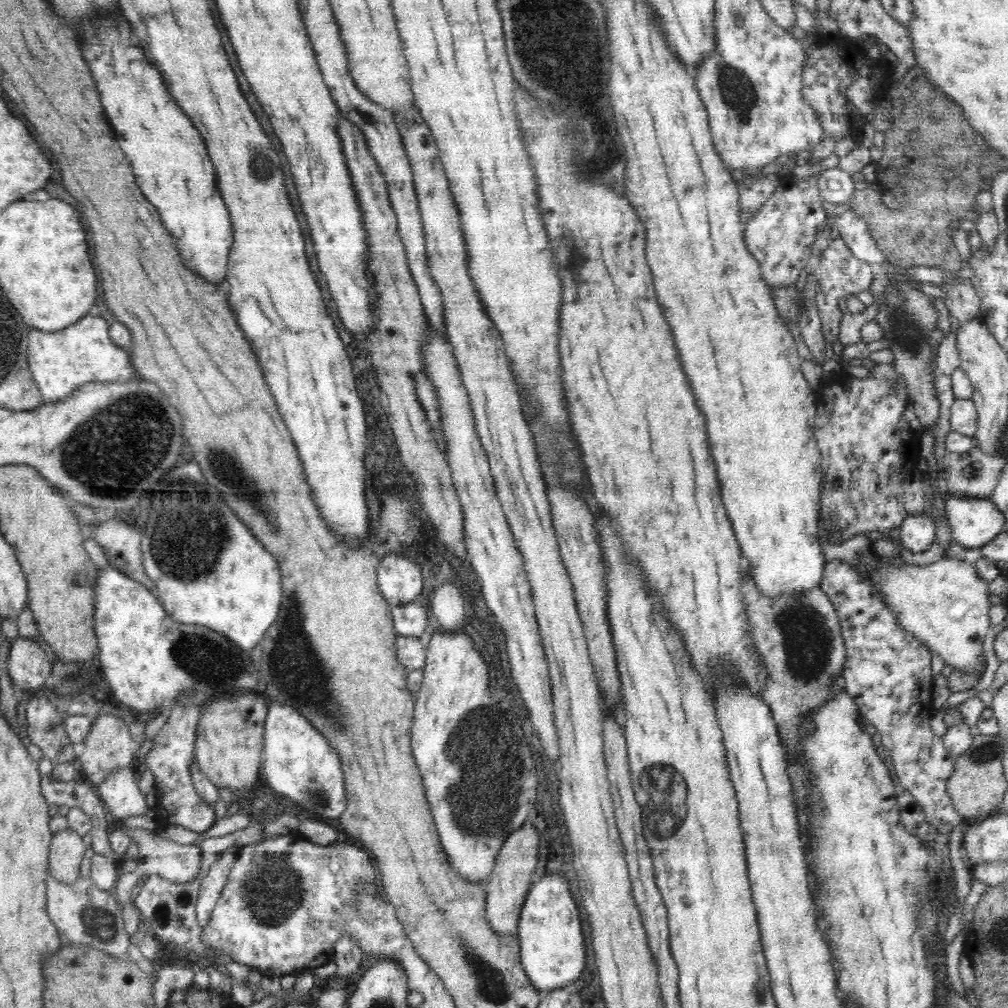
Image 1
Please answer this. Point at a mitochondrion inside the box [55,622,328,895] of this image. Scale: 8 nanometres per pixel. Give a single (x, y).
(206, 659)

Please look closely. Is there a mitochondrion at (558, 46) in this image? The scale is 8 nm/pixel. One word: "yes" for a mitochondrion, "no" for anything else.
yes

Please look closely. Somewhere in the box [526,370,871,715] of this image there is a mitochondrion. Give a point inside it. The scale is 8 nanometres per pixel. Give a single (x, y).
(806, 642)

